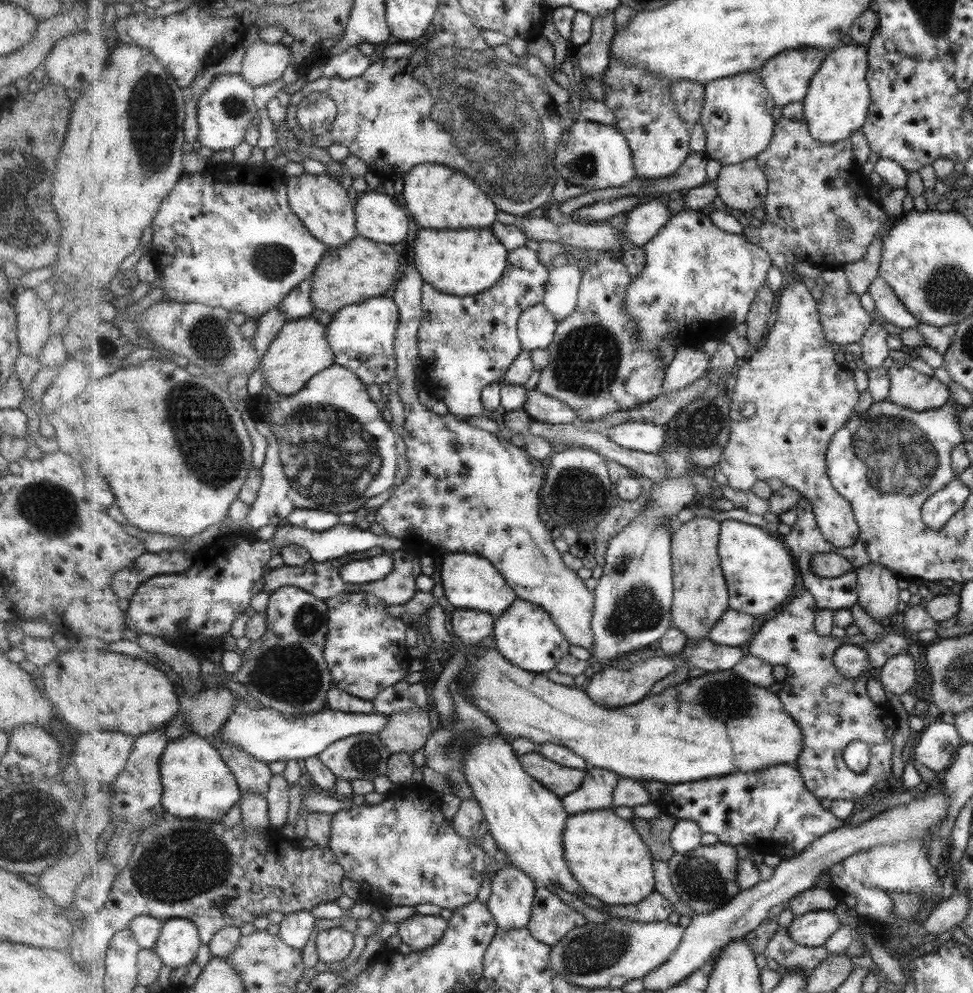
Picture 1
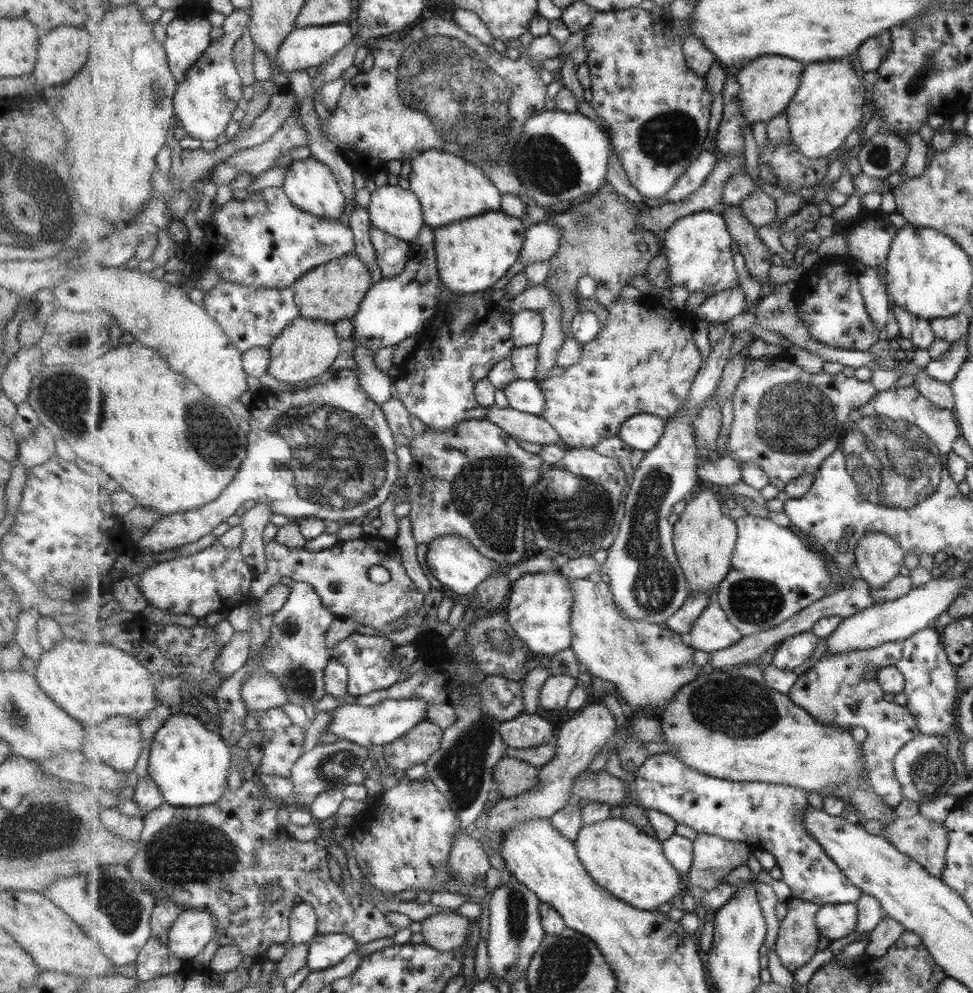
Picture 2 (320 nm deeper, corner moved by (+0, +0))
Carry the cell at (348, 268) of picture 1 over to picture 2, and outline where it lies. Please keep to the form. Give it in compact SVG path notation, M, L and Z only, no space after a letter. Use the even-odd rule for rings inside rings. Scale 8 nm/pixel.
M353 253L310 270L293 288L301 317L335 323L345 318L353 319L372 286L373 275L369 267Z

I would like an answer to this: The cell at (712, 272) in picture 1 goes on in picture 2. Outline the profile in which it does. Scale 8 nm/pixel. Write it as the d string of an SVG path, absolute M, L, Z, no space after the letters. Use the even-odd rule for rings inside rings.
M702 211L677 220L665 233L662 249L662 253L669 258L670 286L682 286L689 294L704 293L705 299L740 286L733 260L737 248L722 214Z

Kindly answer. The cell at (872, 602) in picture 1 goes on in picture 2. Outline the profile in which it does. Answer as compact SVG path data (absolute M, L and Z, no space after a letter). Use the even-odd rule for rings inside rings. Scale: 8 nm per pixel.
M871 533L857 543L856 564L872 588L881 590L899 574L903 549L888 534Z

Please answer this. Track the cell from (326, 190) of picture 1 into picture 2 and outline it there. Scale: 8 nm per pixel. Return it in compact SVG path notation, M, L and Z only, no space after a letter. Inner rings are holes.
M313 156L294 160L287 169L283 189L301 210L319 218L331 218L331 220L343 219L343 212L348 200L341 190L340 182L330 166Z

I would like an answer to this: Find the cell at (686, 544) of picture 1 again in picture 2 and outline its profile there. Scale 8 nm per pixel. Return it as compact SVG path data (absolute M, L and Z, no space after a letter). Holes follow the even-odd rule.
M698 489L687 501L685 510L674 523L674 542L691 593L709 593L715 598L719 585L732 569L739 530L736 519L723 514L719 498L710 489Z

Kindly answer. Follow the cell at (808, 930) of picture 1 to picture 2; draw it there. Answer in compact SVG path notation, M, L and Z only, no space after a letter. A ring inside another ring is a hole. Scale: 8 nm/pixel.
M848 902L840 905L823 905L817 917L820 933L829 942L845 938L858 930L860 910L858 903Z

